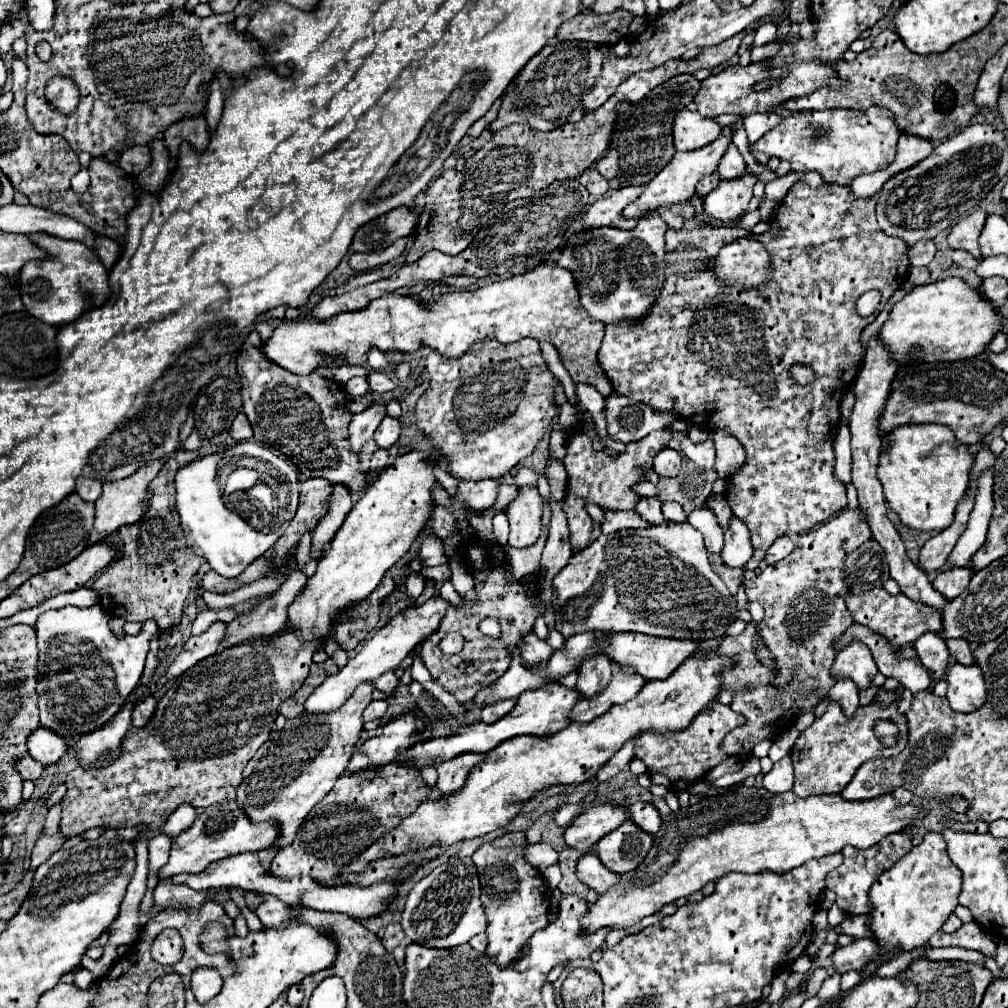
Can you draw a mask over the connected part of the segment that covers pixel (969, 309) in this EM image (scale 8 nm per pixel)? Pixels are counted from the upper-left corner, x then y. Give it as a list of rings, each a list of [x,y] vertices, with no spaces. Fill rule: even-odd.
[[[958,277],[916,285],[894,305],[888,321],[880,329],[880,339],[890,347],[892,357],[902,363],[936,363],[976,357],[1002,327],[998,309],[974,287]]]

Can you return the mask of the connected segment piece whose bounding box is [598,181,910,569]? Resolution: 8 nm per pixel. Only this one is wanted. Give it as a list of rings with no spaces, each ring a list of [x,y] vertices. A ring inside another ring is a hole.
[[[796,181],[792,185],[792,189],[788,191],[788,195],[778,205],[776,215],[772,215],[768,219],[770,229],[762,235],[754,235],[754,239],[760,241],[766,247],[766,251],[770,253],[770,263],[772,263],[772,279],[768,279],[768,283],[764,283],[764,287],[760,291],[758,289],[740,291],[740,287],[728,287],[726,283],[716,283],[712,251],[718,251],[718,249],[714,249],[714,243],[712,243],[712,227],[700,219],[688,219],[680,229],[666,231],[666,275],[664,275],[660,295],[654,301],[654,307],[650,307],[648,315],[644,315],[644,319],[638,319],[638,321],[624,319],[624,323],[606,325],[606,335],[604,335],[602,347],[598,351],[598,361],[600,361],[606,377],[610,379],[614,393],[630,397],[638,403],[648,403],[648,407],[652,407],[654,411],[660,411],[660,413],[674,413],[676,417],[690,421],[692,425],[698,425],[702,429],[706,429],[706,425],[710,429],[724,429],[726,433],[730,433],[744,445],[744,449],[748,453],[748,463],[726,481],[728,483],[726,499],[732,507],[732,513],[734,513],[734,517],[738,517],[740,521],[746,523],[746,527],[750,529],[750,537],[752,537],[754,555],[744,565],[744,569],[756,569],[762,563],[768,547],[774,543],[776,537],[788,535],[788,533],[810,531],[846,507],[846,487],[838,479],[834,479],[834,447],[832,445],[834,445],[834,437],[836,437],[836,431],[840,425],[840,399],[844,397],[844,391],[848,391],[850,385],[854,383],[858,369],[862,365],[862,357],[864,357],[862,331],[878,315],[878,311],[876,311],[870,317],[860,317],[856,313],[856,301],[862,293],[878,289],[882,293],[880,307],[884,307],[886,301],[894,295],[894,291],[898,287],[902,287],[902,281],[906,281],[908,269],[910,269],[908,245],[900,238],[886,235],[879,228],[874,209],[876,209],[876,195],[872,195],[872,199],[856,199],[852,195],[850,187],[824,185],[824,187],[814,189],[804,181]],[[796,363],[802,363],[802,365],[814,369],[816,379],[810,385],[798,385],[792,379],[788,369]]]

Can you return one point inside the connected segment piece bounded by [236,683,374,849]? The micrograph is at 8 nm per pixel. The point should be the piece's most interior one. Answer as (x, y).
(301, 763)

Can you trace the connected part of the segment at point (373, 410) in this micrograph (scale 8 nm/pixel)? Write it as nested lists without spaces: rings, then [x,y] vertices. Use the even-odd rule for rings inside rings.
[[[376,401],[376,405],[372,405],[370,409],[362,411],[362,413],[356,413],[352,423],[350,423],[350,443],[352,443],[352,449],[358,453],[362,443],[366,443],[376,427],[380,425],[380,419],[384,419],[386,415],[386,403],[382,401]]]

